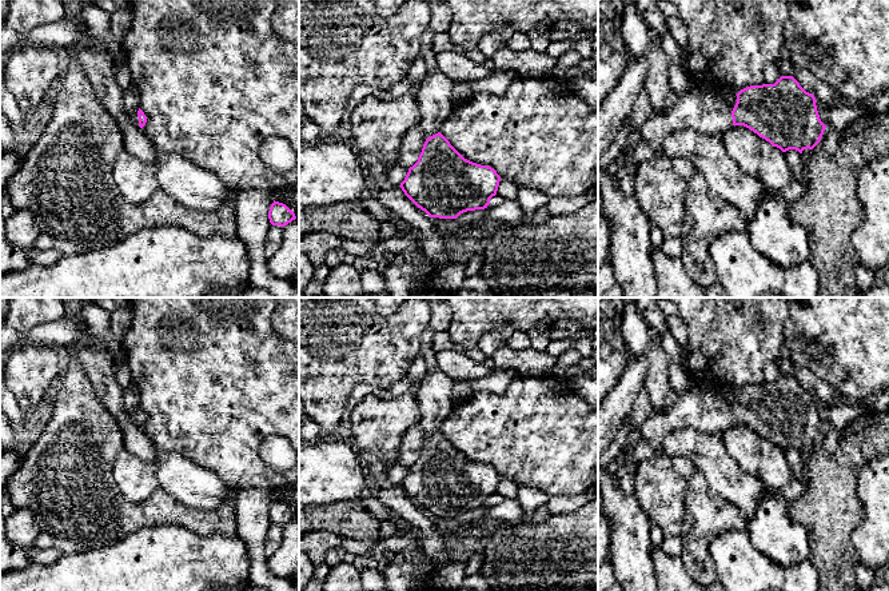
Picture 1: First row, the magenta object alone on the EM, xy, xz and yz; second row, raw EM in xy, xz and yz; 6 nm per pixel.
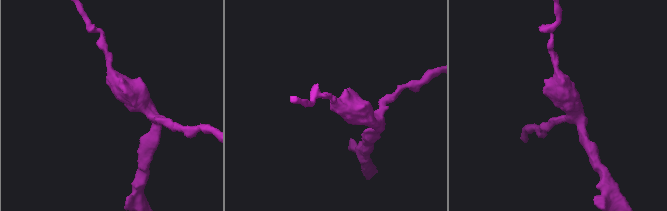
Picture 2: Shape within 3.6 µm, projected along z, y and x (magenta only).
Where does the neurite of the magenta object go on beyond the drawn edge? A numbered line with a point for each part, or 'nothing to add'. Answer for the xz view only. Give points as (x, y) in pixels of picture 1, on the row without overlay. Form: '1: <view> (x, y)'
1: xz (434, 395)

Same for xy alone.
1: xy (131, 404)

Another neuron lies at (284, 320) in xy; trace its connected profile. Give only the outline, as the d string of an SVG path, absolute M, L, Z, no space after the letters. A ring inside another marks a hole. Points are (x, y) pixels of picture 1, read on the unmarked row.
M276 298L271 324L280 338L299 340L299 298Z

